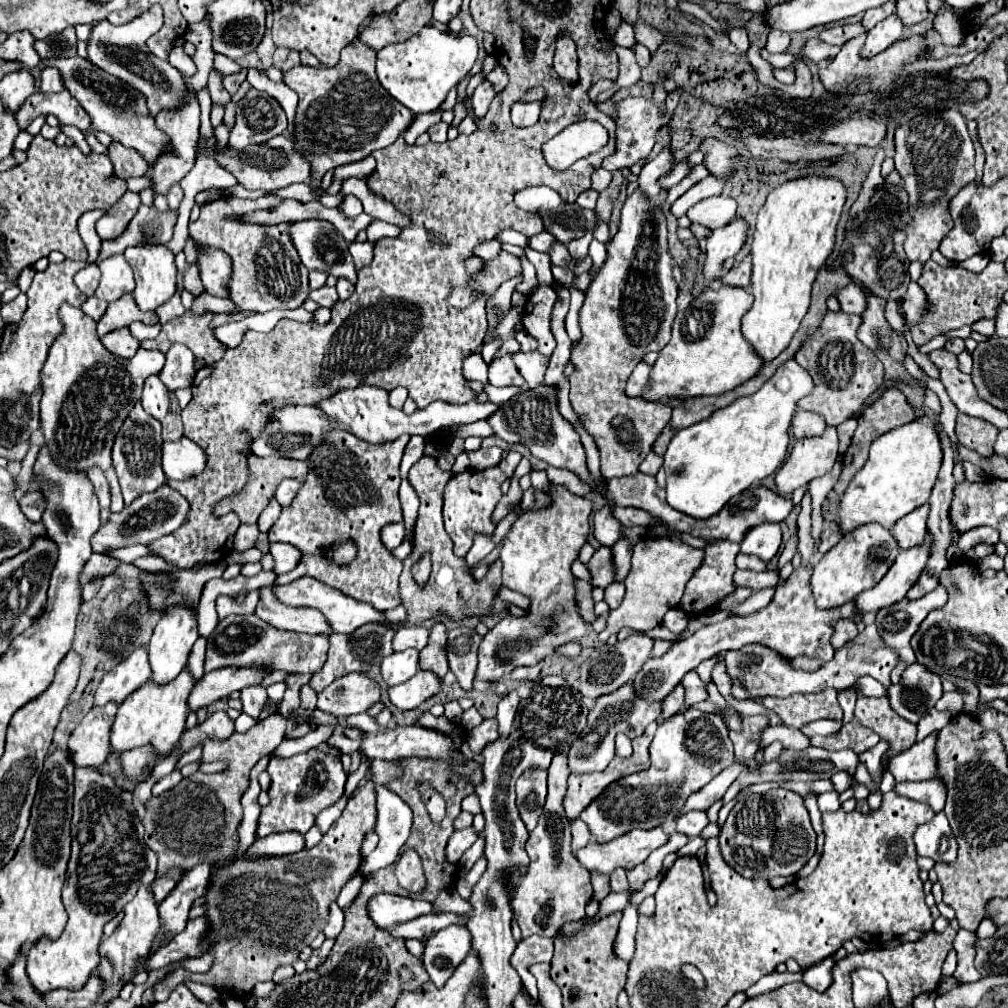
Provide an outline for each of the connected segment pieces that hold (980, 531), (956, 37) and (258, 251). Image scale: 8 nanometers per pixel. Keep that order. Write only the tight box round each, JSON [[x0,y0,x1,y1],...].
[[959,526,999,552],[935,10,965,46],[189,196,309,312]]

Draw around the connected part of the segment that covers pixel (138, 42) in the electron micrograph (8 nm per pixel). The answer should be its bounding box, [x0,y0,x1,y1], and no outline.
[87,6,189,116]

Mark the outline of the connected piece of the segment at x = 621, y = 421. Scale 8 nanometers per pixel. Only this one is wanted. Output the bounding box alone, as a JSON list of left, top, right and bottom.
[569,190,677,478]

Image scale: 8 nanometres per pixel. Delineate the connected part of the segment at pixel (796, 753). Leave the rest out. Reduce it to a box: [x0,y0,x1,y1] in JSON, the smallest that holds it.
[722,748,859,803]

